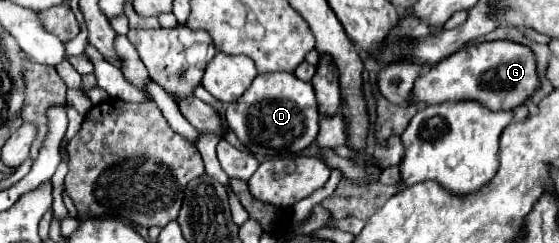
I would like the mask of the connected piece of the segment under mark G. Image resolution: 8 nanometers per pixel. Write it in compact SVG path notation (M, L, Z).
M509 39L469 43L461 51L441 59L433 69L425 71L415 81L413 99L425 105L437 105L447 101L477 101L491 111L513 111L515 107L531 101L539 89L535 53L527 45L519 45Z

